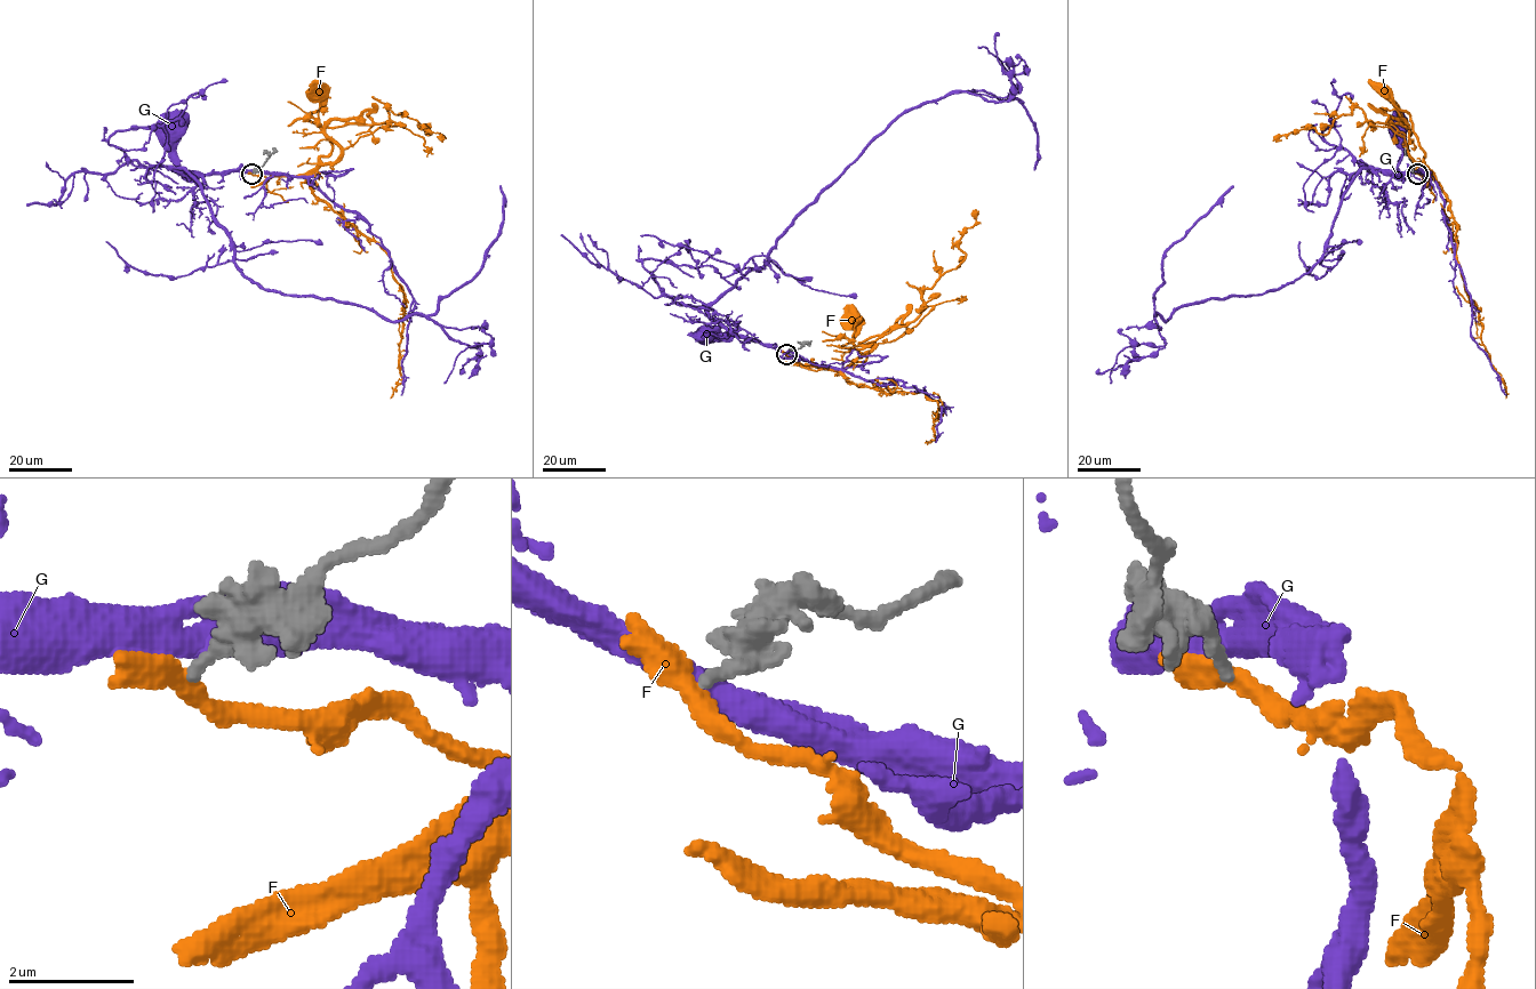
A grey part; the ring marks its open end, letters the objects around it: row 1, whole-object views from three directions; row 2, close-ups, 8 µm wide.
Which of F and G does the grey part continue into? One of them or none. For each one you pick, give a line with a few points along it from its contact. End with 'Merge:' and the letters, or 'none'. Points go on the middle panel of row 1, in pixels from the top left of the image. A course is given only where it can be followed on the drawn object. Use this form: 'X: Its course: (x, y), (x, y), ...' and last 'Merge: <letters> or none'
Merge: none

